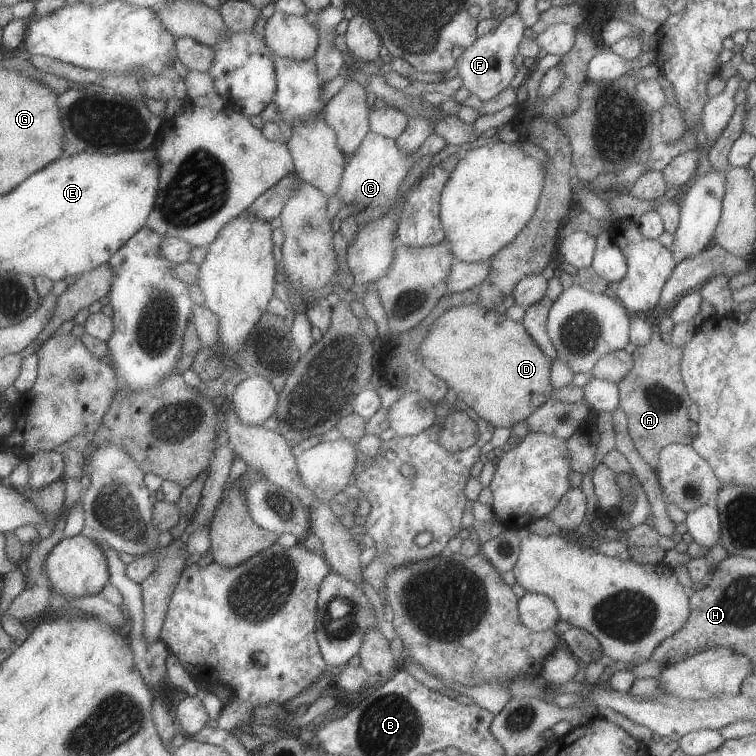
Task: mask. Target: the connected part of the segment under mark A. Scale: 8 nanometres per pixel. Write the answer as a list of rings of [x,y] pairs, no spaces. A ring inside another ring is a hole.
[[[698,321],[677,323],[671,329],[670,343],[665,343],[654,329],[651,338],[642,345],[636,346],[632,356],[632,367],[629,374],[618,385],[620,405],[629,413],[628,432],[639,456],[652,468],[656,469],[658,454],[668,444],[679,443],[690,445],[692,436],[689,433],[689,394],[680,376],[681,352],[685,342],[692,336]]]

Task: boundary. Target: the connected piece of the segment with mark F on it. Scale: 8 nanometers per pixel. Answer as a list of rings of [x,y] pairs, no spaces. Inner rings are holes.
[[[514,11],[511,16],[500,19],[493,33],[488,32],[476,38],[473,44],[456,52],[457,75],[461,78],[462,86],[481,102],[495,98],[509,85],[516,72],[512,60],[518,53],[518,44],[524,37],[525,27]]]

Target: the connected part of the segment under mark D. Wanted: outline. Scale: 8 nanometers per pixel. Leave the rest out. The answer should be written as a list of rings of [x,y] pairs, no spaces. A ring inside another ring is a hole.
[[[463,304],[441,312],[429,326],[425,338],[421,338],[418,351],[425,368],[445,382],[457,399],[465,402],[466,410],[479,415],[494,427],[511,428],[517,422],[525,420],[553,395],[549,380],[549,358],[529,338],[522,322],[511,321],[503,313],[493,309],[485,310],[477,304]]]

